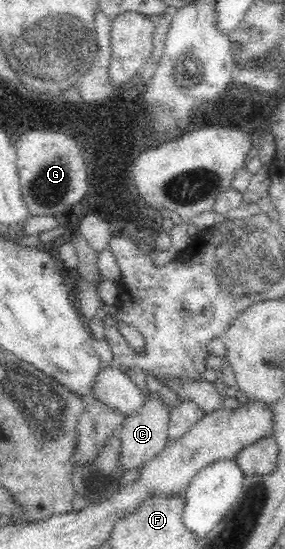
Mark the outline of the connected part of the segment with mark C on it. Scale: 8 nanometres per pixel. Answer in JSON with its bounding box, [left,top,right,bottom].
[119,391,172,470]

